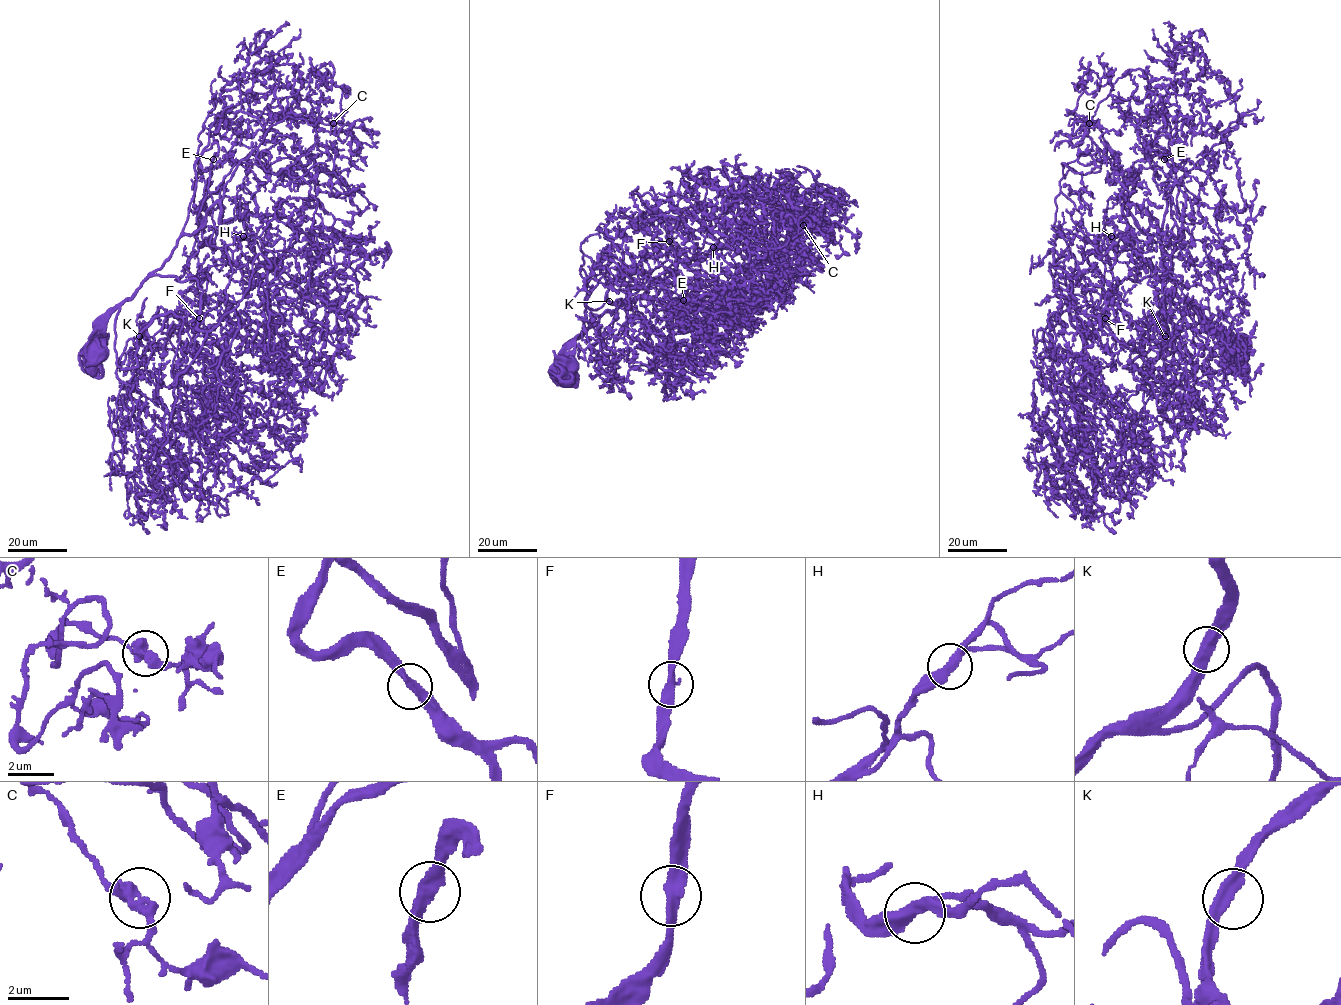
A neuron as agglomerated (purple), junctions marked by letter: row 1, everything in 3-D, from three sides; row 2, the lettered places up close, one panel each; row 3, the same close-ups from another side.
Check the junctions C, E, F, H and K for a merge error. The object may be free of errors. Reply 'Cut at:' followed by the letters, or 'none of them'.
Cut at: none of them

